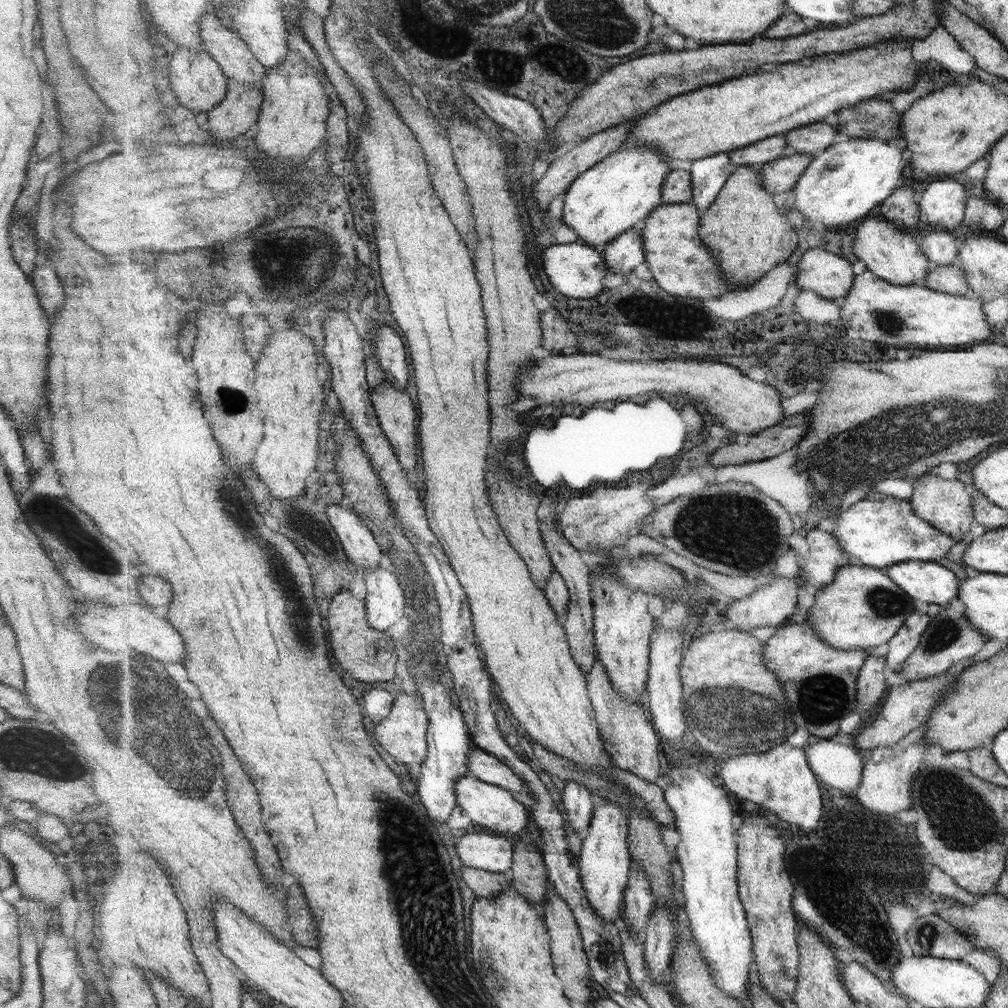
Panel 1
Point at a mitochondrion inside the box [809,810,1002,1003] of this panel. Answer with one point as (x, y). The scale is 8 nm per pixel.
(870, 947)

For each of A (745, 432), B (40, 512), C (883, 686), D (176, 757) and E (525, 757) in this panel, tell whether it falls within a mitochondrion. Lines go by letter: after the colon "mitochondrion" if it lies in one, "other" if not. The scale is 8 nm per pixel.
A: other
B: mitochondrion
C: other
D: mitochondrion
E: other

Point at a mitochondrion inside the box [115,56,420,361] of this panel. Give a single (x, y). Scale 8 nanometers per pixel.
(284, 261)

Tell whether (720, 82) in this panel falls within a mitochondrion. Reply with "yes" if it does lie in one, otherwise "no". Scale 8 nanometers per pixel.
no

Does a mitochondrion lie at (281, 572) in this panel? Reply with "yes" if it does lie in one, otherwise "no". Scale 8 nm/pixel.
yes

